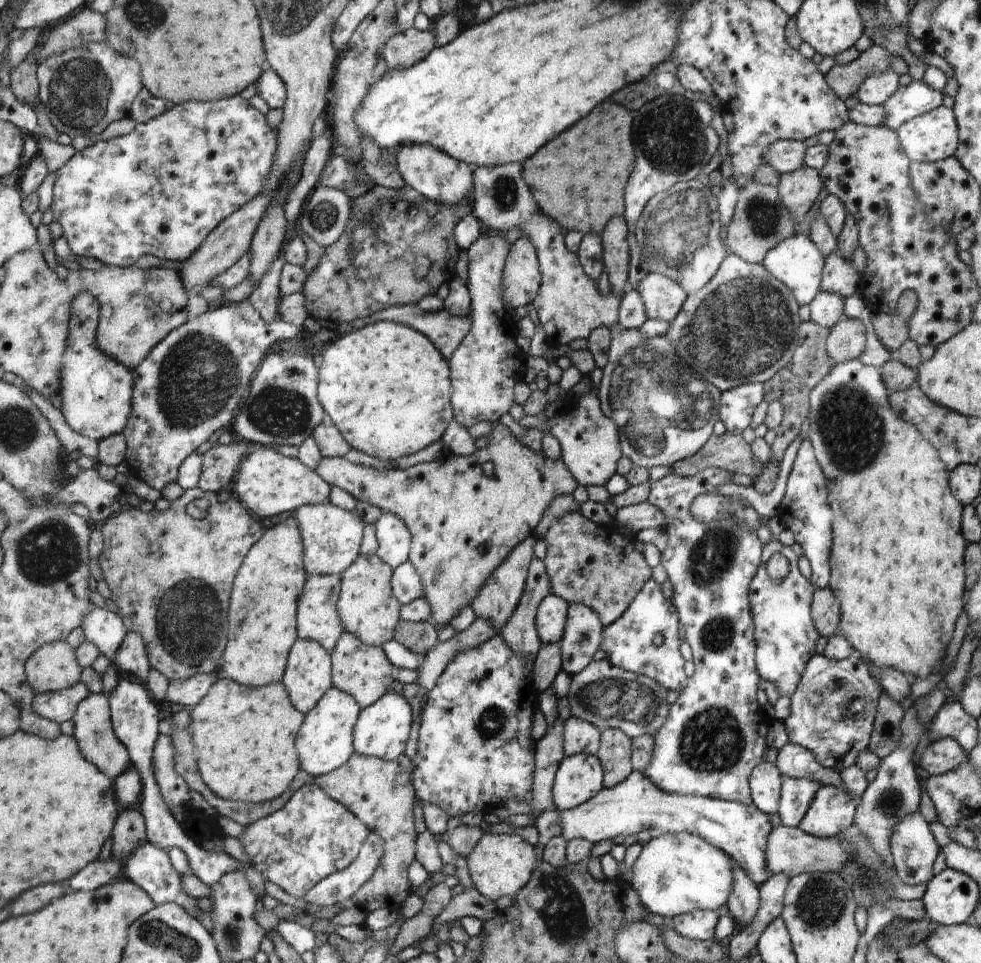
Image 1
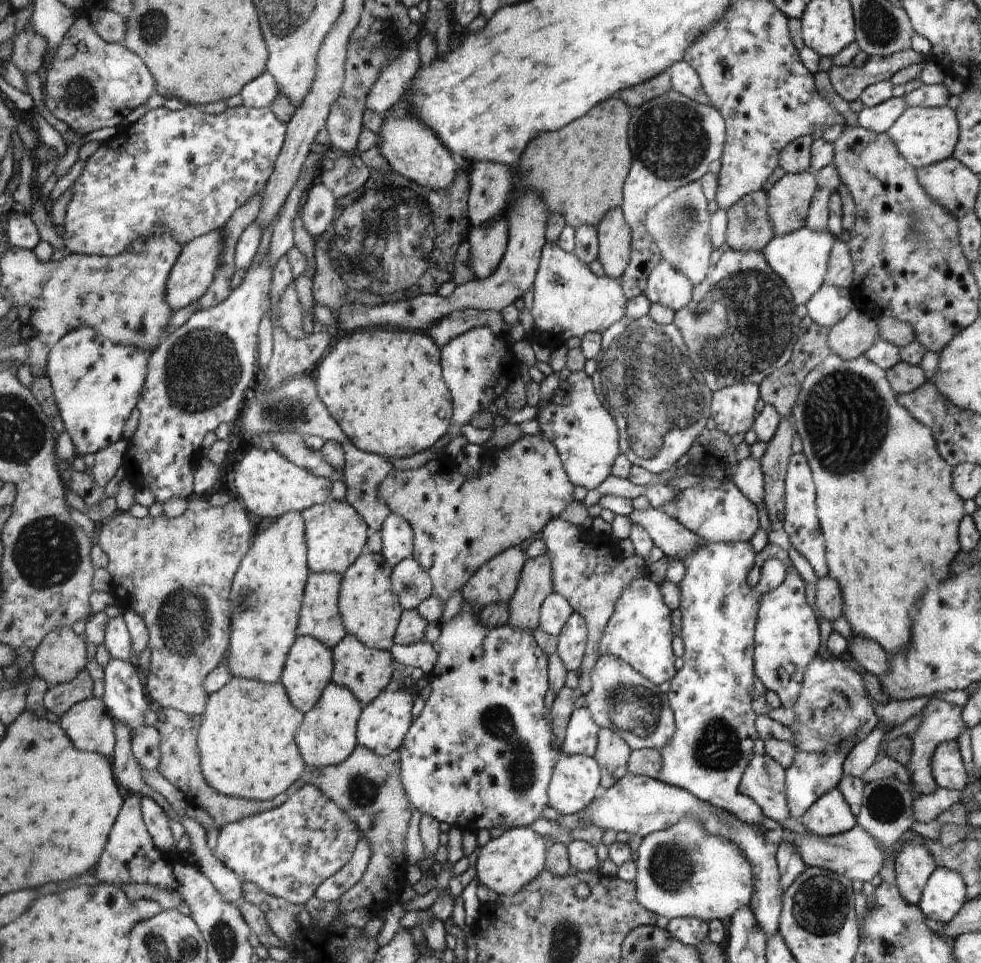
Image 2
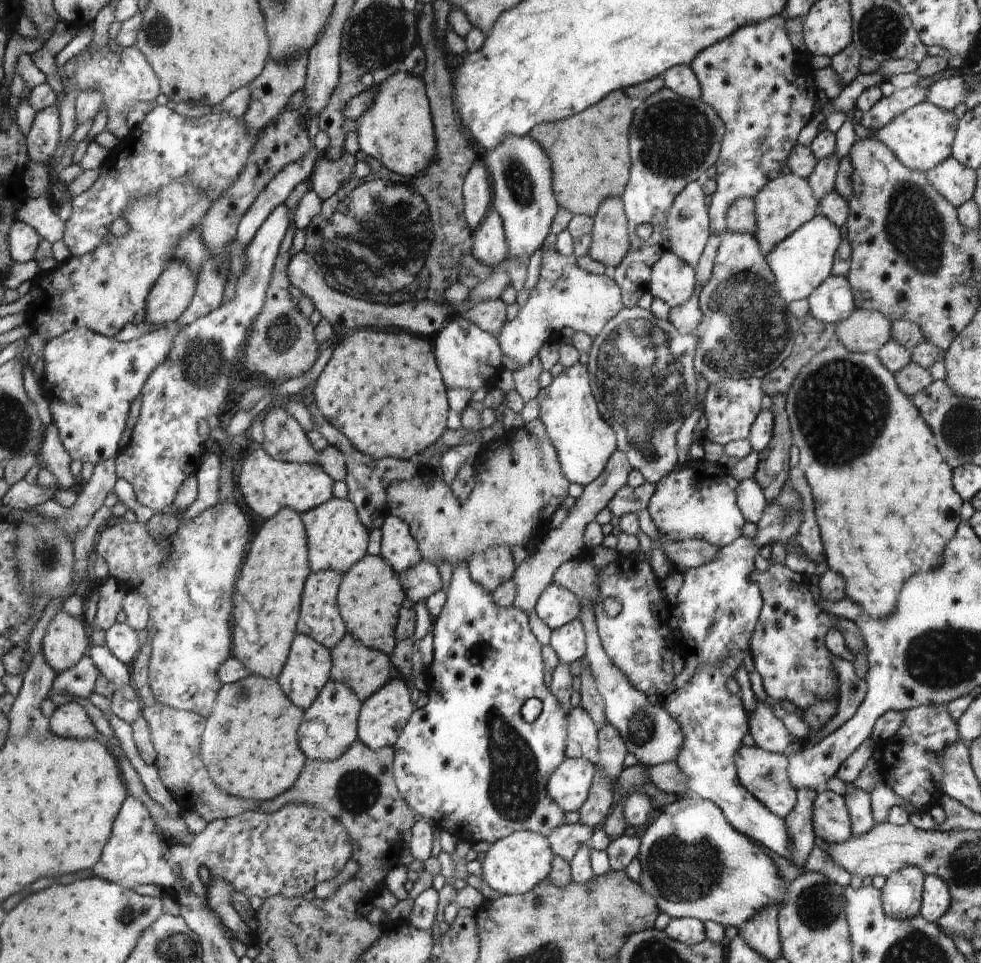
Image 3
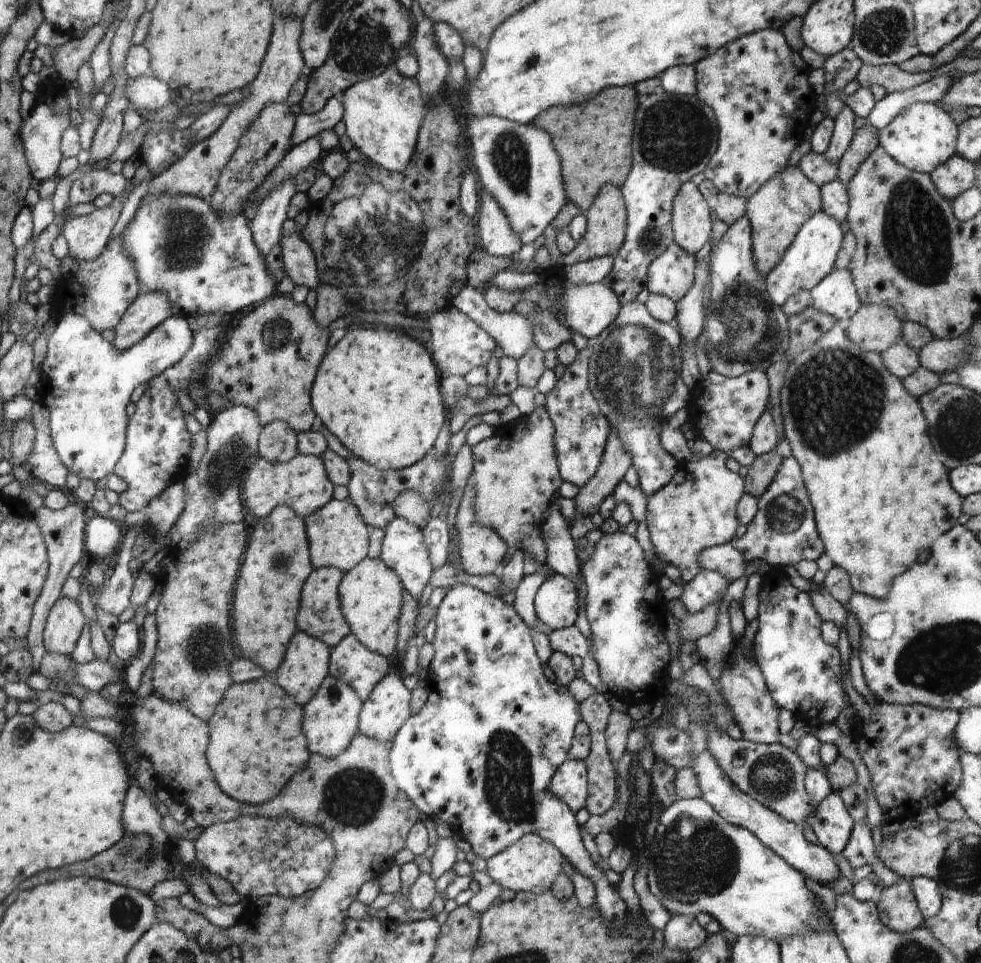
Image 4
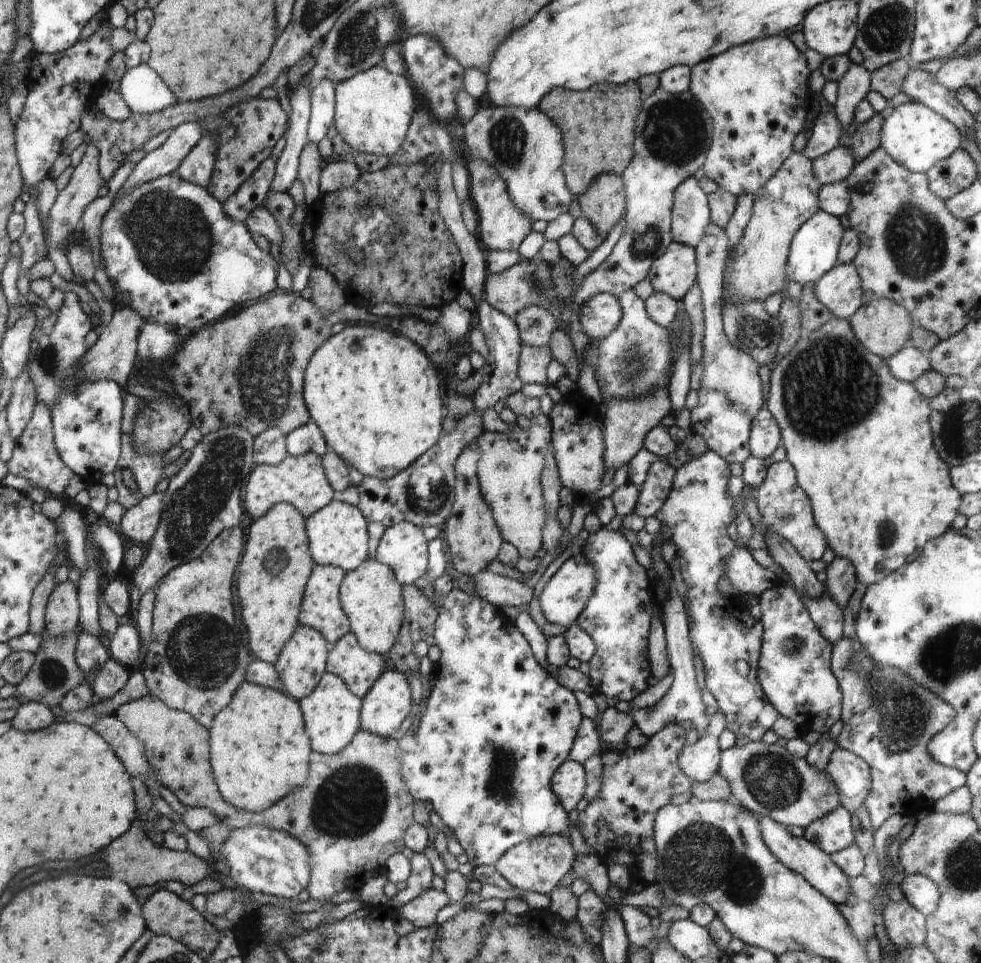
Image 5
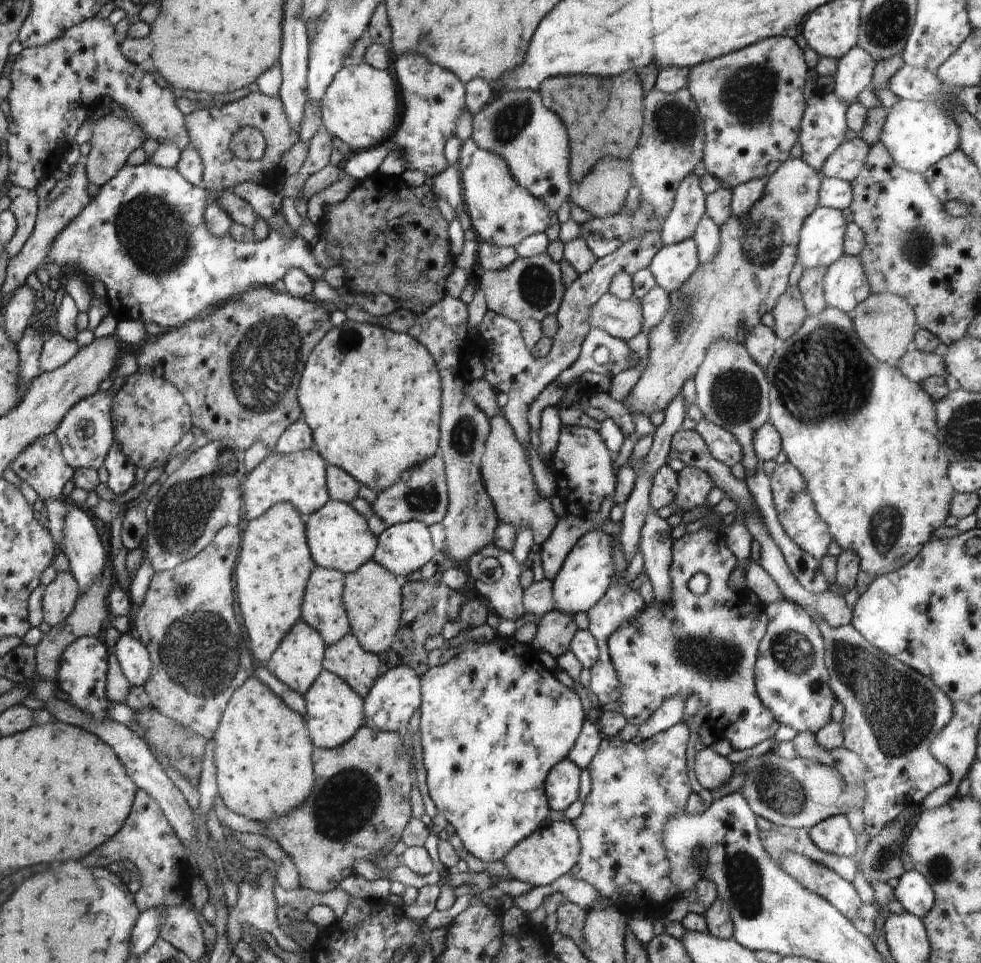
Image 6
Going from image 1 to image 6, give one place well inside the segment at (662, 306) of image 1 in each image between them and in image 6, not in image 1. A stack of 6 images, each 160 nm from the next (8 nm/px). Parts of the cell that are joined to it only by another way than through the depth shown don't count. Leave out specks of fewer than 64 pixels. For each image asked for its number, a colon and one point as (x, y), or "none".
2: (666, 285)
3: (672, 279)
4: (672, 274)
5: (674, 272)
6: (673, 265)

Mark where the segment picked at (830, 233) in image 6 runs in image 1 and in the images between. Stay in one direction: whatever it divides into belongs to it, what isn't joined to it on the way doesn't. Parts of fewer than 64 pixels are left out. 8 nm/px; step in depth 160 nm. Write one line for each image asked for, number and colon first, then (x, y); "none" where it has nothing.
1: (797, 261)
2: (801, 258)
3: (801, 263)
4: (810, 258)
5: (814, 248)

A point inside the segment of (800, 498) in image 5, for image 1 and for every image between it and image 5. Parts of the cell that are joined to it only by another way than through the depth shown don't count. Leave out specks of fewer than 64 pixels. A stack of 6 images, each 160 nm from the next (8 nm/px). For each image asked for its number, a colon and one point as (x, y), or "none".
1: (715, 735)
2: (710, 696)
3: (720, 604)
4: (783, 532)

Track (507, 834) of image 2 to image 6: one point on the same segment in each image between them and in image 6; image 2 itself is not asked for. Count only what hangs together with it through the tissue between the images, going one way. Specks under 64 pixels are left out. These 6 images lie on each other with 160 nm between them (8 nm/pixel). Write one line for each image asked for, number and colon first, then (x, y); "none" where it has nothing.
3: (513, 865)
4: (531, 865)
5: (539, 864)
6: (551, 851)

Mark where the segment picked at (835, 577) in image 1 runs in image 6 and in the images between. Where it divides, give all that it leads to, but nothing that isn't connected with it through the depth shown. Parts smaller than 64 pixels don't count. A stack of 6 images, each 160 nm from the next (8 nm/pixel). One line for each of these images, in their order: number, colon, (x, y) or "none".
2: (877, 468)
3: (877, 536)
4: (873, 477)
5: (847, 423)
6: (863, 435)

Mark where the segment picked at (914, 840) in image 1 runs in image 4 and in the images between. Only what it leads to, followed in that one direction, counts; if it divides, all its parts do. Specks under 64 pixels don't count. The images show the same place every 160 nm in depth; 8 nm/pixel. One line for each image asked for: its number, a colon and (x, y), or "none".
2: (914, 865)
3: (902, 898)
4: (899, 909)

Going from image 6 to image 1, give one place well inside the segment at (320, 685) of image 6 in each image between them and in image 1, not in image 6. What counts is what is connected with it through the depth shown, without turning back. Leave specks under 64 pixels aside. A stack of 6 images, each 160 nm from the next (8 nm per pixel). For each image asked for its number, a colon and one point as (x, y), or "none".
1: (326, 742)
2: (329, 735)
3: (331, 726)
4: (331, 718)
5: (334, 714)

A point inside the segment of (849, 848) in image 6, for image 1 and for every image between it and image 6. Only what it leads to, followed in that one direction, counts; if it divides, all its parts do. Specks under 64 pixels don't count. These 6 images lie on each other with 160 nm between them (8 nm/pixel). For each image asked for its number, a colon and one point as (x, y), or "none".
1: (831, 812)
2: (829, 815)
3: (832, 824)
4: (832, 824)
5: (834, 832)

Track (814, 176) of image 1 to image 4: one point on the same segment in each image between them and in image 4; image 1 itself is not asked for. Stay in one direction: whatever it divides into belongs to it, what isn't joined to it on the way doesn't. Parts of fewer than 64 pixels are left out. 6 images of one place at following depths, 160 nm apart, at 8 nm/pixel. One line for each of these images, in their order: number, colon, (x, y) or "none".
2: (789, 200)
3: (787, 203)
4: (776, 212)

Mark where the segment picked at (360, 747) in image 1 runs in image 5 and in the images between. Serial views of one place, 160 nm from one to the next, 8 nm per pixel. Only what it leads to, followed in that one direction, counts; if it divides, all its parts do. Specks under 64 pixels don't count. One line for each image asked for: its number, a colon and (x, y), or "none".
2: (387, 720)
3: (384, 716)
4: (388, 709)
5: (386, 707)

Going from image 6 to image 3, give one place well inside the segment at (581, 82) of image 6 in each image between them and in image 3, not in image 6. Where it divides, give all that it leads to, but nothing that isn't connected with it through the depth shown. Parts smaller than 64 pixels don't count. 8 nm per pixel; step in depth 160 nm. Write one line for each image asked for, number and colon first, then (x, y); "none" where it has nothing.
3: (591, 149)
4: (594, 138)
5: (599, 124)

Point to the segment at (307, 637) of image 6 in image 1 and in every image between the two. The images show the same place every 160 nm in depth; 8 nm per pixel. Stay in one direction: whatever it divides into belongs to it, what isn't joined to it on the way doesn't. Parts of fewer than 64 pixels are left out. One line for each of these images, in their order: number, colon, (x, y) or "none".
1: (308, 679)
2: (309, 669)
3: (307, 670)
4: (305, 665)
5: (300, 665)

